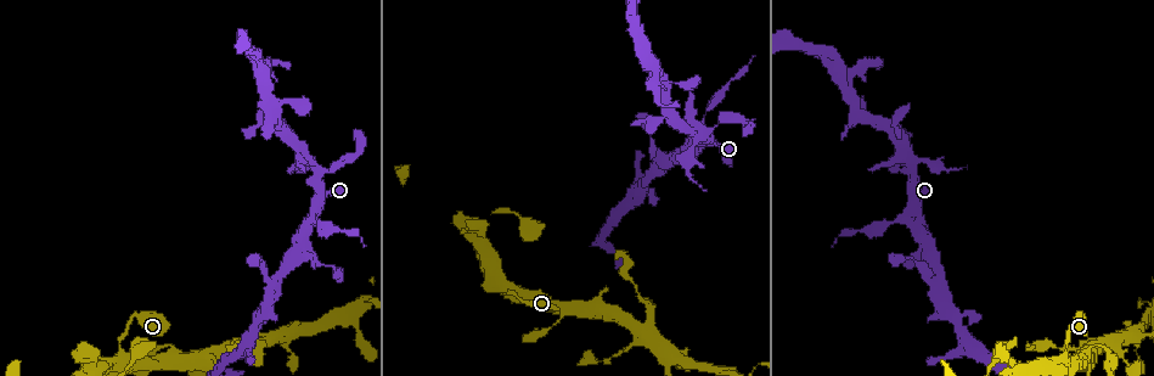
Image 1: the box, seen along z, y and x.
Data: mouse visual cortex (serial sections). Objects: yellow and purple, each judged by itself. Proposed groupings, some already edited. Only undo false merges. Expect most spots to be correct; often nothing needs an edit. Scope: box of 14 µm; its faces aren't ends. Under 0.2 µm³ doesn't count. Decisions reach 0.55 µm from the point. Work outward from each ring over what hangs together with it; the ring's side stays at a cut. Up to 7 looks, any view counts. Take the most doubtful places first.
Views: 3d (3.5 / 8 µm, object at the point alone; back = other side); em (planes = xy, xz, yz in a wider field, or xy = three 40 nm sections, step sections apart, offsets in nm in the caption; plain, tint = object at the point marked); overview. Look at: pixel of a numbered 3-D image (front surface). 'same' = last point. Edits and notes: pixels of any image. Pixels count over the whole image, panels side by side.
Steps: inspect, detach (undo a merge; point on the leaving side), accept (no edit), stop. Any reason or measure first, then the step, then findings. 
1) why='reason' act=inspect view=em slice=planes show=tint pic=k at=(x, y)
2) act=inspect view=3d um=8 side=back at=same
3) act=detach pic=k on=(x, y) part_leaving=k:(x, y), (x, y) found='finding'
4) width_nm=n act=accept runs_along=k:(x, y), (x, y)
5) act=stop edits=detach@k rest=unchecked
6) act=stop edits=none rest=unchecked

why='abrupt turn' act=inspect view=3d um=3.5 side=back pic=1 at=(1064, 359)

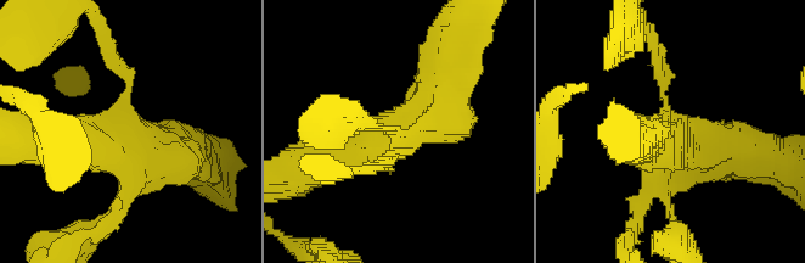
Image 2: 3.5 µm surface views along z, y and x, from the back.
arms=4 arm_widths_nm=150,300,500,500 why='now the EM' act=inspect view=em slice=xy step=5 show=tint pic=2 at=(124, 125)

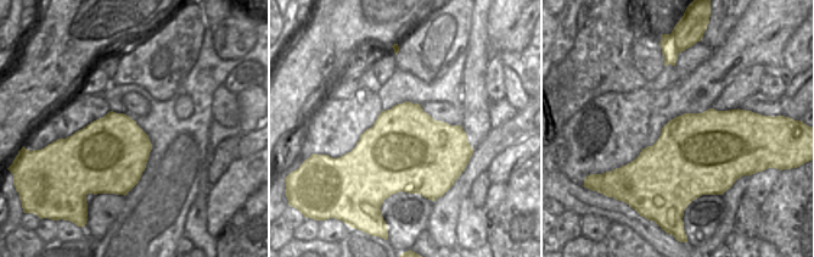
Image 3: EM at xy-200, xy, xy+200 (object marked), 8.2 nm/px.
width_nm=700 act=accept runs_along=2:(654, 52), (670, 134), (635, 141) found='one cell here'

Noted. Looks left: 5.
why='small branch off a trunk' act=inspect view=3d um=8 pic=1 at=(1104, 341)

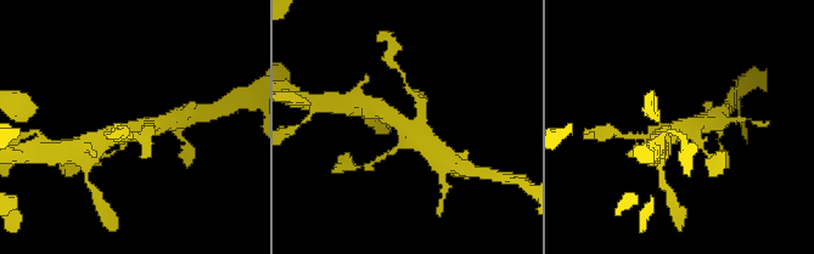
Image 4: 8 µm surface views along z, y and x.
act=inspect view=em slice=xy step=5 show=tint pic=4 at=(685, 130)

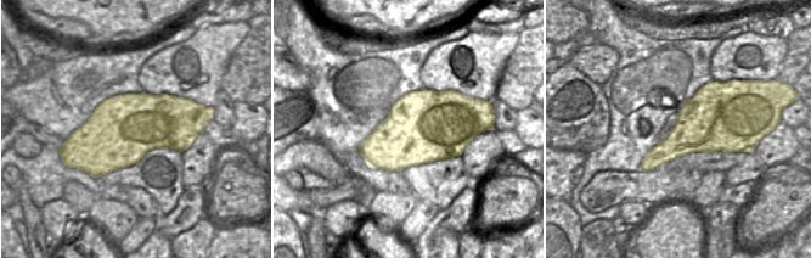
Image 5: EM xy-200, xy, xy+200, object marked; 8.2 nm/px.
width_nm=600 act=accept runs_along=4:(383, 111), (403, 123), (437, 153) found='continuous, no second cell'

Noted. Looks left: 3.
why='thick turns thin' act=inspect view=3d um=3.5 pic=1 at=(318, 225)

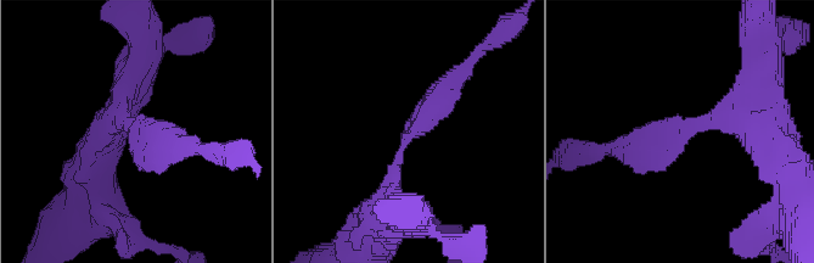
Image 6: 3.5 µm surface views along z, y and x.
why='need the tissue' act=inspect view=em slice=planes show=tint pic=6 at=(405, 147)

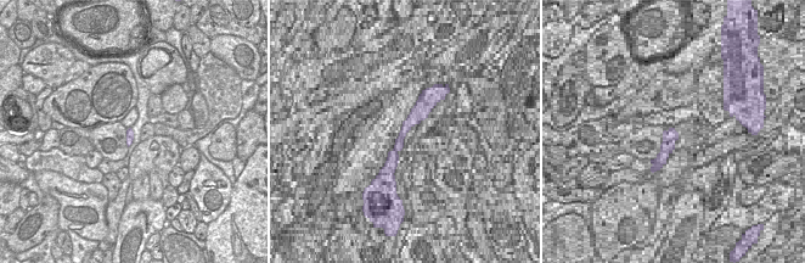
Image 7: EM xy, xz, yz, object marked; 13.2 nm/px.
why='another direction' act=inspect view=em slice=xy step=3 show=tint at=same

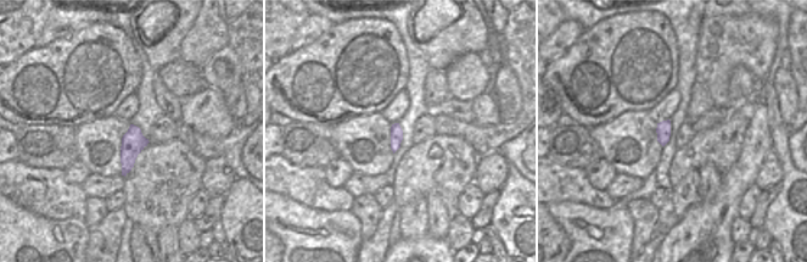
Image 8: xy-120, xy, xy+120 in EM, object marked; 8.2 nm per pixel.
act=accept runs_along=6:(764, 78), (718, 119), (634, 145) found='continuous, no second cell'

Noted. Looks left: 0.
act=stop edits=none rest=unchecked

